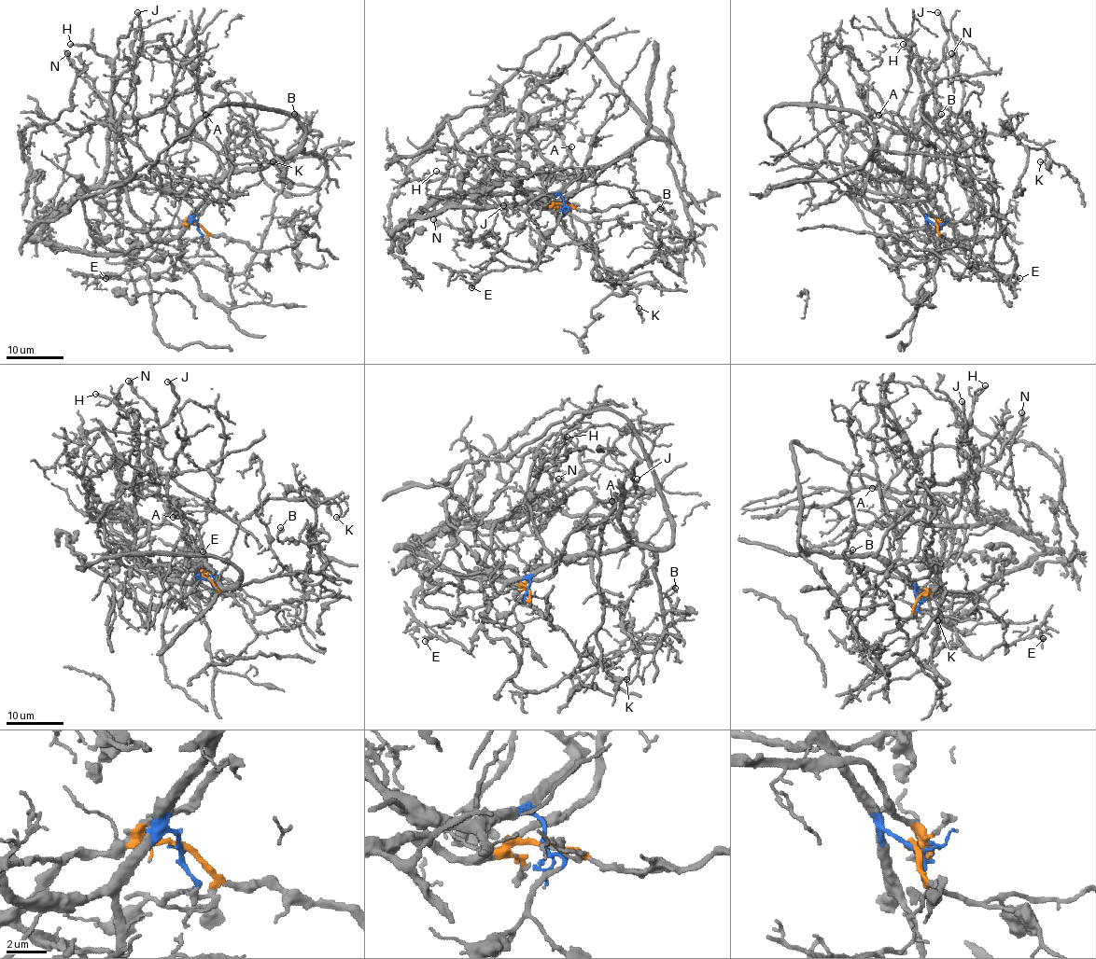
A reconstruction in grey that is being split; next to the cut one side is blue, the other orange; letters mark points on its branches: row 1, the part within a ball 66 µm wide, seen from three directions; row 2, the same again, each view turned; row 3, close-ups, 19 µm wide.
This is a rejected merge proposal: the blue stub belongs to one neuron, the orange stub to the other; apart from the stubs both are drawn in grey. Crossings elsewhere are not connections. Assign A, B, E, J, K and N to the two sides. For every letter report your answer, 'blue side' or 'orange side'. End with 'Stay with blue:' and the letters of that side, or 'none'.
A: blue side
B: orange side
E: orange side
J: orange side
K: orange side
N: orange side
Stay with blue: A

